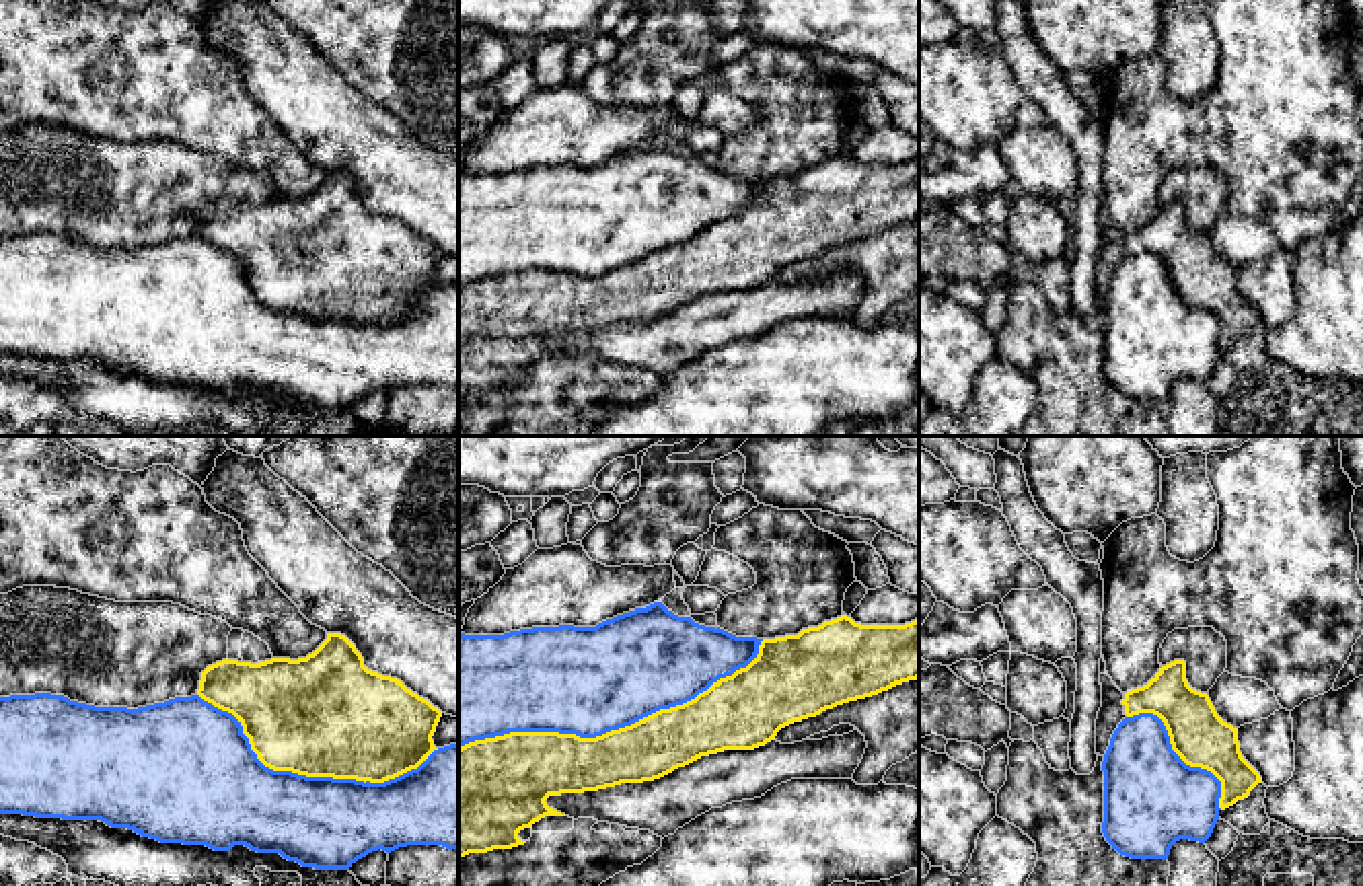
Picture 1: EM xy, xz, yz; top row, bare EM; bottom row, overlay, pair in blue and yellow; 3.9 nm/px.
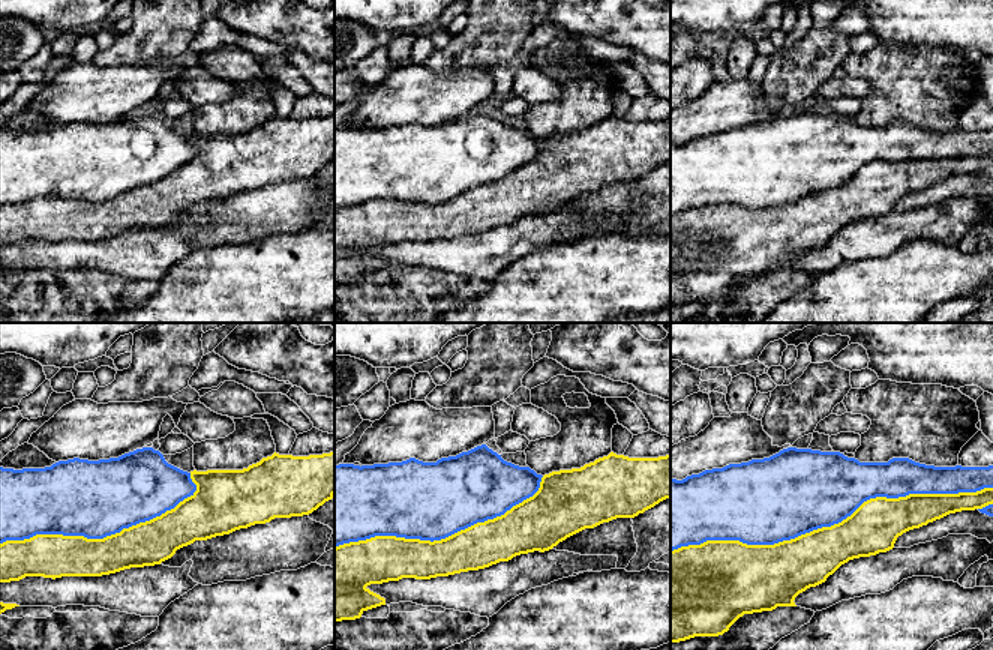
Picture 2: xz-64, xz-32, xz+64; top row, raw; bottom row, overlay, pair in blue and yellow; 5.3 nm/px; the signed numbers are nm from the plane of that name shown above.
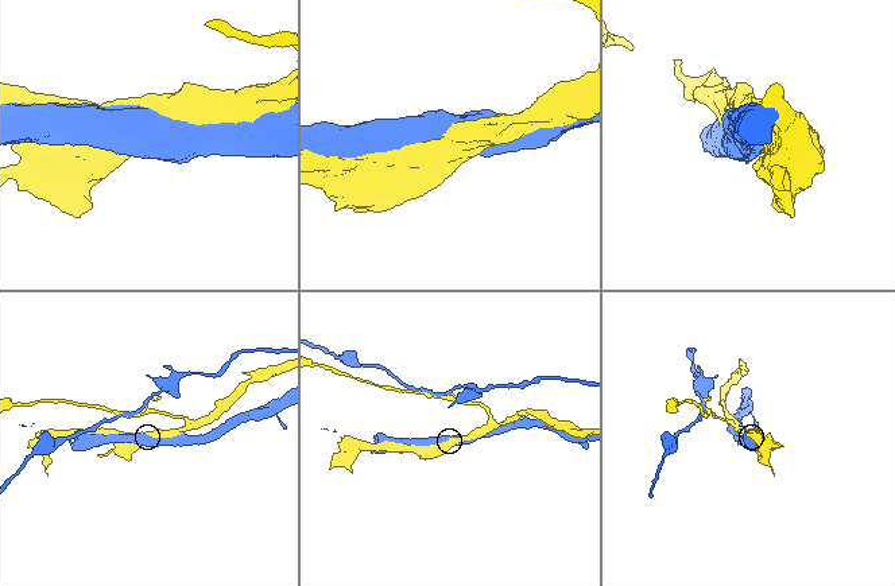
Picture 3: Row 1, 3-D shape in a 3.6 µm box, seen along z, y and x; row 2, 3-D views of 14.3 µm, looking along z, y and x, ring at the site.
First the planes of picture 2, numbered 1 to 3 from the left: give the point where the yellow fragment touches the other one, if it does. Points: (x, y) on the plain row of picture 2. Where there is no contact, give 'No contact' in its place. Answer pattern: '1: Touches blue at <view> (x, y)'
1: Touches blue at xz-64 (99, 201)
2: Touches blue at xz-32 (443, 201)
3: Touches blue at xz+64 (831, 188)

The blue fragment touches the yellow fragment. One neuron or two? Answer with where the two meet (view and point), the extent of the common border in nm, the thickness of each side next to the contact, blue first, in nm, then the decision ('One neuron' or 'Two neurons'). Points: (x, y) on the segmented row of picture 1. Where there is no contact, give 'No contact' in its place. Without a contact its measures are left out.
Touches blue at xz (615, 728). Shared border 1250 nm. Thickness 420 nm (blue) against 240 nm. Two neurons

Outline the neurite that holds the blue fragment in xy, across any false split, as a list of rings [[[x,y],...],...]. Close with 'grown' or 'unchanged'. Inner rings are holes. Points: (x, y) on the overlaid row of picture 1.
[[[64,695],[0,697],[0,814],[101,820],[160,843],[206,845],[230,851],[245,845],[280,853],[315,870],[349,870],[372,851],[407,845],[458,849],[458,742],[434,750],[417,769],[384,783],[306,777],[265,767],[251,750],[241,722],[199,695],[175,697],[138,709],[95,707]]]; unchanged

